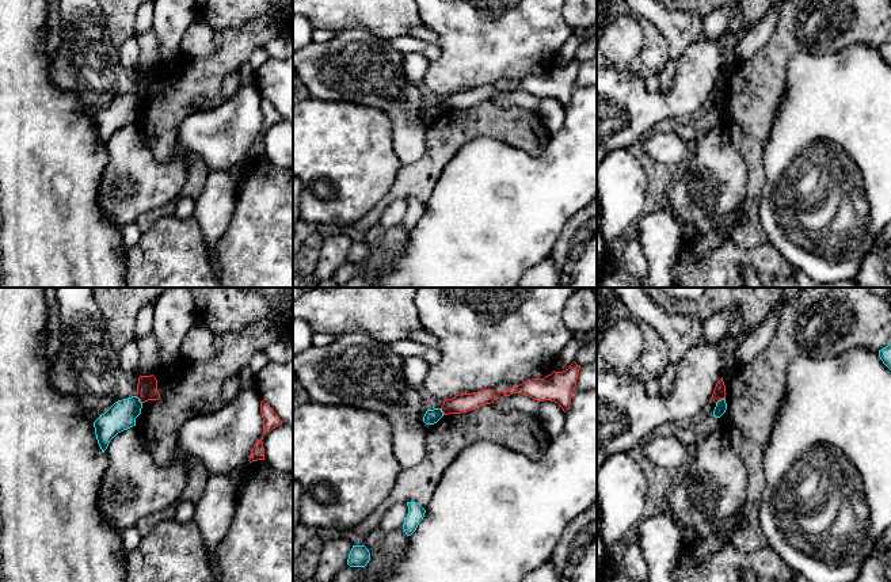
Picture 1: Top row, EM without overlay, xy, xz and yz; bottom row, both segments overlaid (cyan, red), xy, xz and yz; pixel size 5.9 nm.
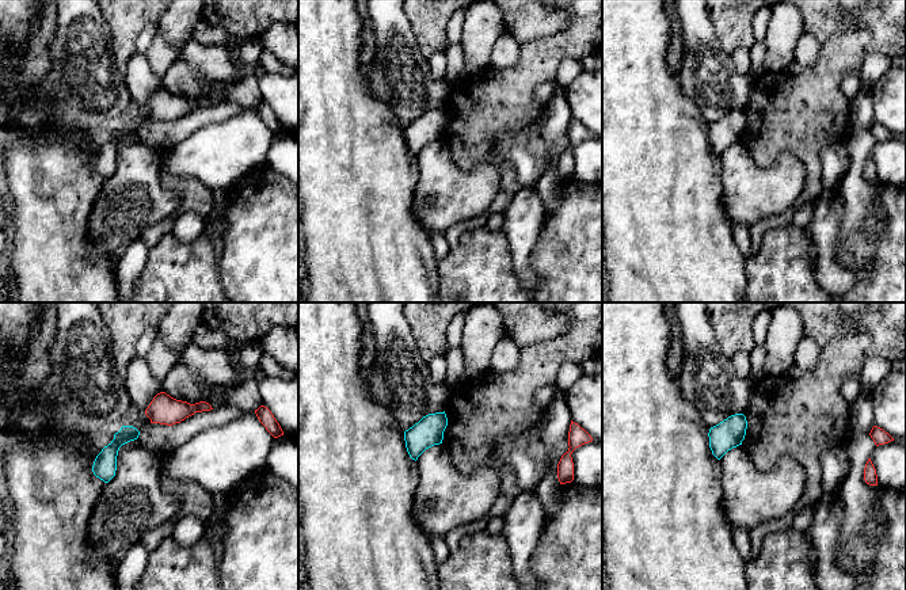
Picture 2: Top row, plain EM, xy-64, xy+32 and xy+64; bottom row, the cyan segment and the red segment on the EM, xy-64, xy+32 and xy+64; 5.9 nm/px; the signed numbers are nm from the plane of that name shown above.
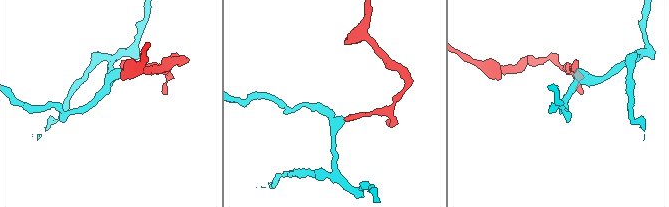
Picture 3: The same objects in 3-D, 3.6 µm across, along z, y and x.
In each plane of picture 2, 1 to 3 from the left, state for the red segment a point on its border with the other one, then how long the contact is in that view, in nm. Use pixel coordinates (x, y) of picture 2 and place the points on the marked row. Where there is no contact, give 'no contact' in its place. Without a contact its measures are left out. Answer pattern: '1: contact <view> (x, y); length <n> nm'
1: no contact
2: no contact
3: no contact

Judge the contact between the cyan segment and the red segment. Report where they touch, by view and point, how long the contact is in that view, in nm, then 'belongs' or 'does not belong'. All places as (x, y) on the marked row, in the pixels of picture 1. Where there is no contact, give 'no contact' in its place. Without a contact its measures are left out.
yz (722, 399) | 70 nm | does not belong

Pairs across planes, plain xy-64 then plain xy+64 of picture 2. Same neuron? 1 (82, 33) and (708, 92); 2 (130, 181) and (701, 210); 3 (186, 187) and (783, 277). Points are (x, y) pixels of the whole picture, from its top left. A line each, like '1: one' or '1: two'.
1: one
2: two
3: two

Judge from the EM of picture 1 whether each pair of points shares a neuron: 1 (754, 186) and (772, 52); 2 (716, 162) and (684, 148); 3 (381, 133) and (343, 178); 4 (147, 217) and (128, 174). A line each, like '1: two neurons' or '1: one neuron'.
1: one neuron
2: two neurons
3: one neuron
4: two neurons

